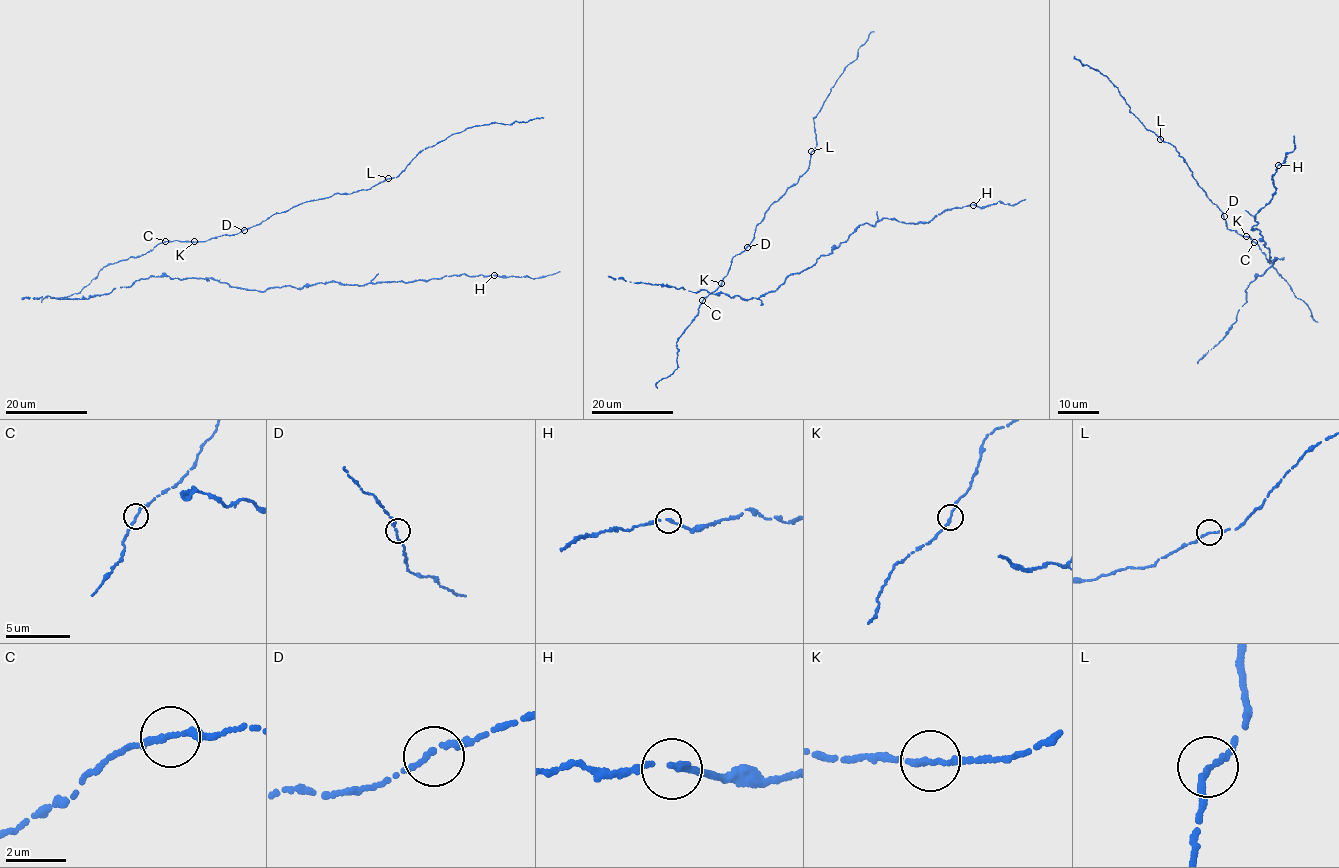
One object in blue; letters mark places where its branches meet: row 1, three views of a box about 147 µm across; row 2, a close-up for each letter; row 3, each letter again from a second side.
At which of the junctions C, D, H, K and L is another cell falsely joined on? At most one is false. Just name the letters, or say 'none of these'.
none of these

